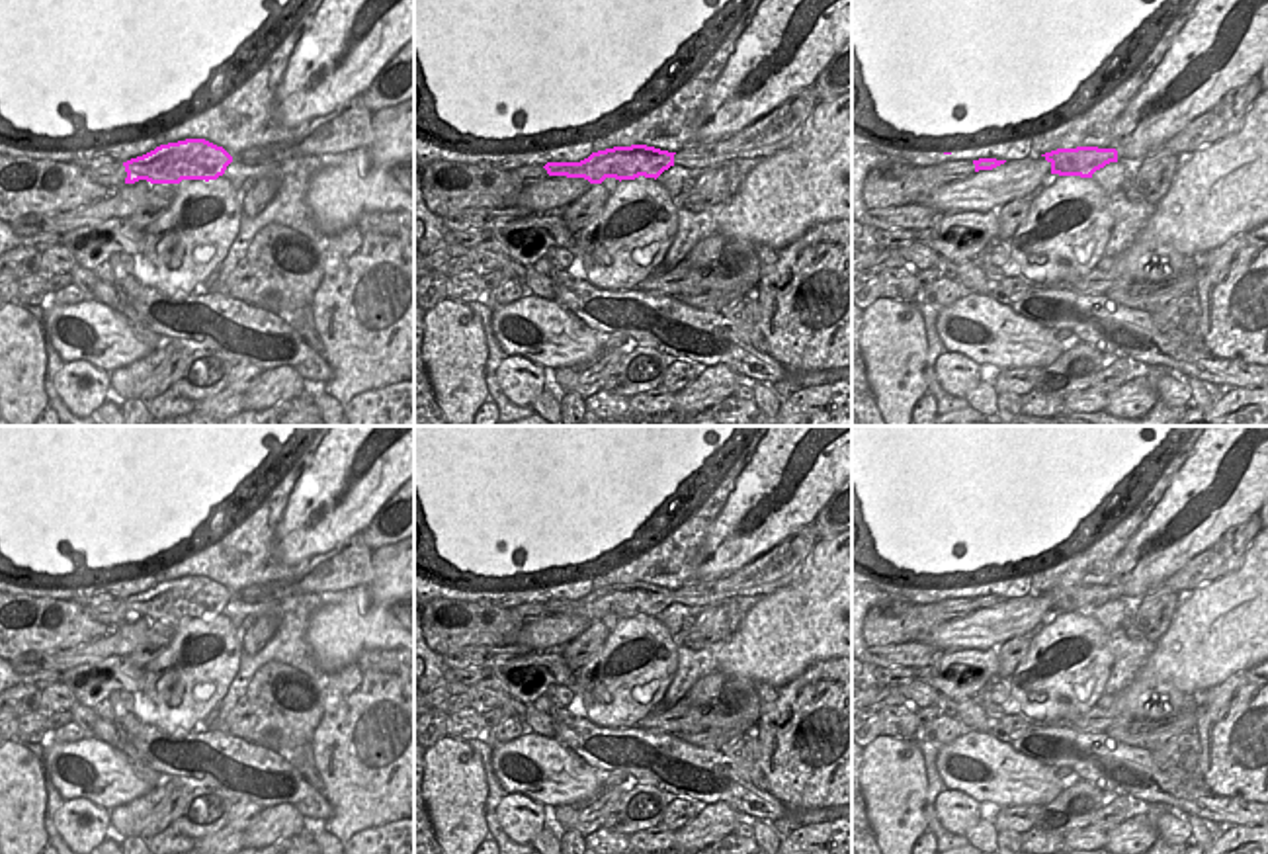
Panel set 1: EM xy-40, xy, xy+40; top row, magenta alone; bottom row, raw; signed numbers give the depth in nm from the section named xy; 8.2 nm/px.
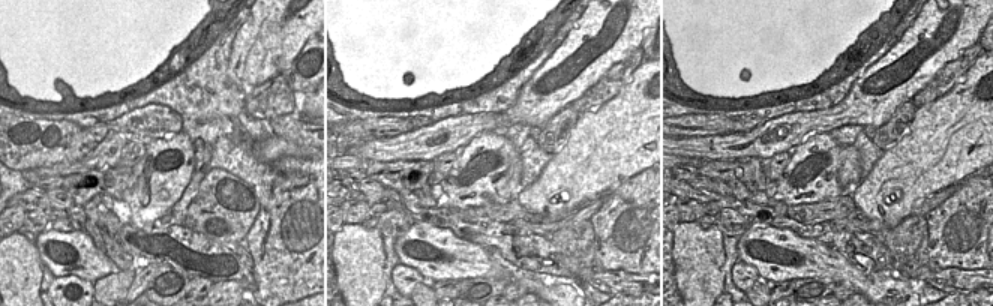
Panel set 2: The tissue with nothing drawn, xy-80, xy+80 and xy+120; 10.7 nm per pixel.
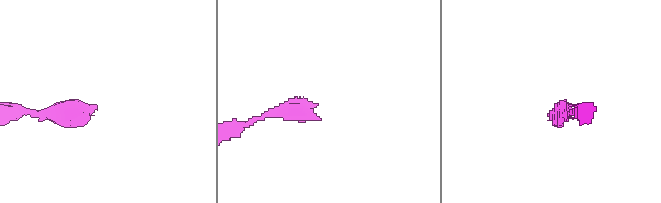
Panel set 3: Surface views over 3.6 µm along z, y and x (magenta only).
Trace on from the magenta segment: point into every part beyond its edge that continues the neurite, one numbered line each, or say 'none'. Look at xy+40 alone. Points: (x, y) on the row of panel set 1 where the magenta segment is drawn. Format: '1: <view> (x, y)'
none

